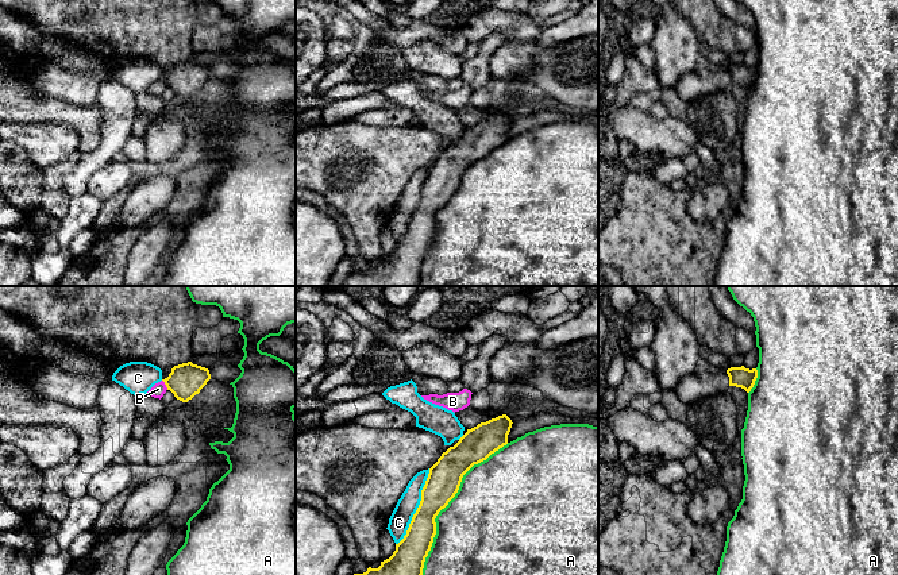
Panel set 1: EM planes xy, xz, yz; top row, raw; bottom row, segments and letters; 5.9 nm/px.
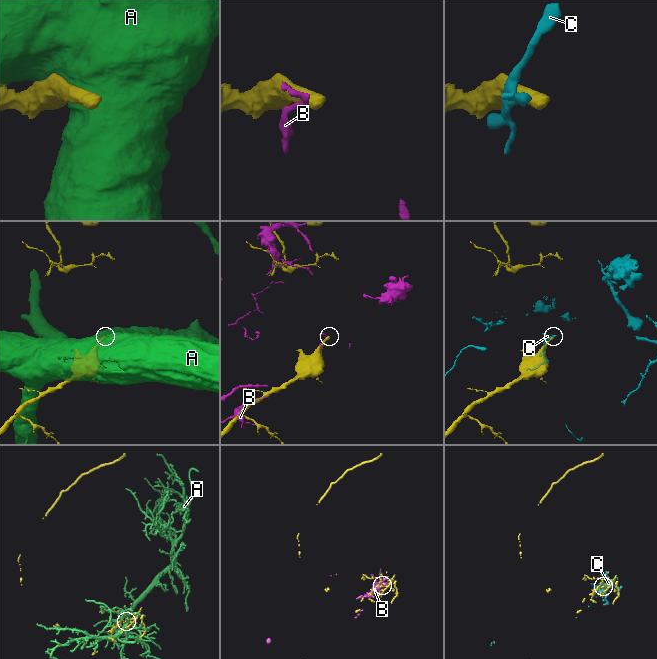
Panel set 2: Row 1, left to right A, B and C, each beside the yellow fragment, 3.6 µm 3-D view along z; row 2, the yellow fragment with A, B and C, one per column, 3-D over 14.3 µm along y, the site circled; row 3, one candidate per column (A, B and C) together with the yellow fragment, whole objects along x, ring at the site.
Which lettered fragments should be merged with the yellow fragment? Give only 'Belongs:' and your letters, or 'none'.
Belongs: none

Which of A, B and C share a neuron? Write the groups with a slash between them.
A / B / C

